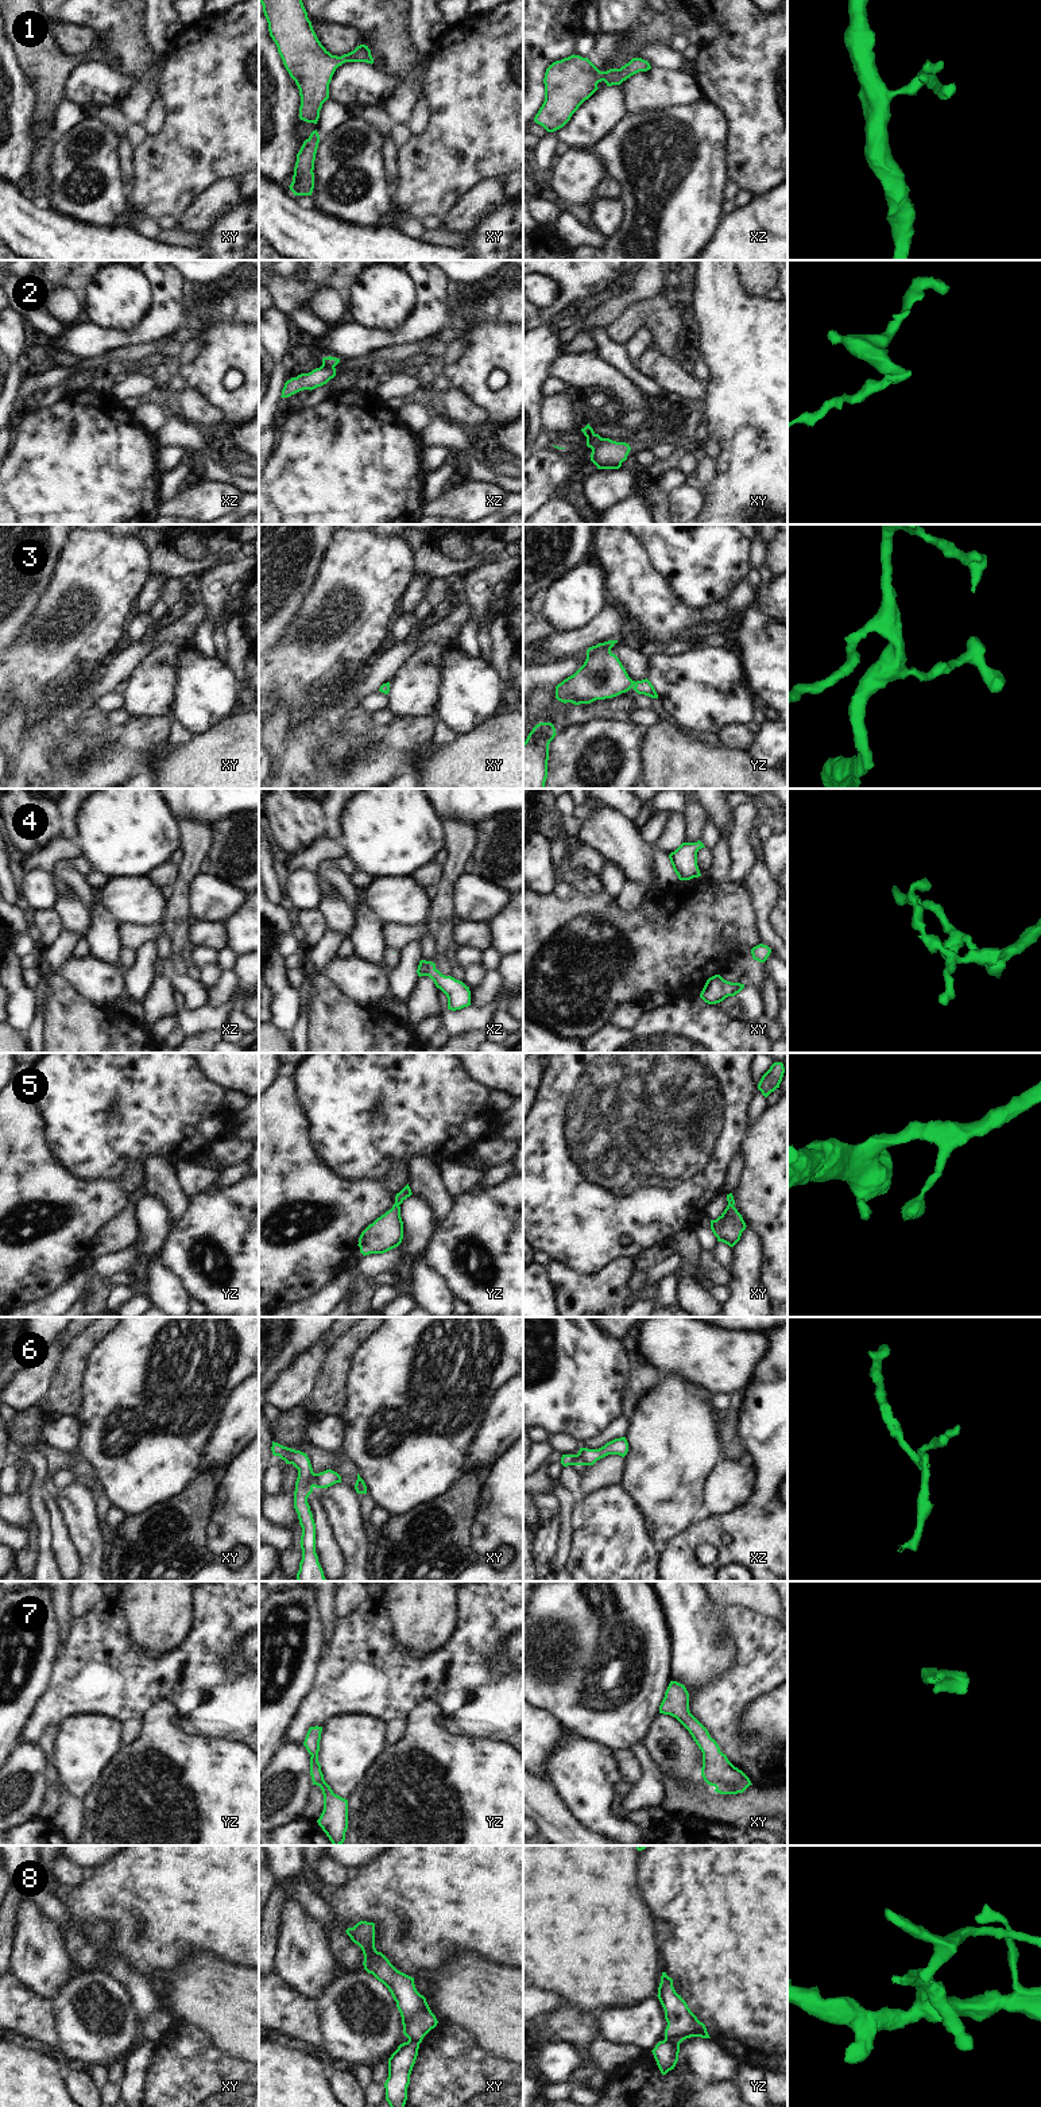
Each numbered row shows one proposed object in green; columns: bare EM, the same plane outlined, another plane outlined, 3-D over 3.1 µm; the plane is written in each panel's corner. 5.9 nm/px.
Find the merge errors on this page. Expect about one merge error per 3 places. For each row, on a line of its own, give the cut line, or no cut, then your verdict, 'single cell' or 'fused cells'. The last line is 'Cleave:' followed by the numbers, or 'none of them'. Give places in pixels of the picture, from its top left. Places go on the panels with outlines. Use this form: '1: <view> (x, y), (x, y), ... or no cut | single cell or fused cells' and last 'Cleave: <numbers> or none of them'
1: no cut | single cell
2: xz (322, 364), (333, 367) | fused cells
3: no cut | single cell
4: no cut | single cell
5: no cut | single cell
6: xy (314, 1474), (312, 1486) | fused cells
7: no cut | single cell
8: yz (664, 2040), (678, 2045) | fused cells
Cleave: 2, 6, 8

